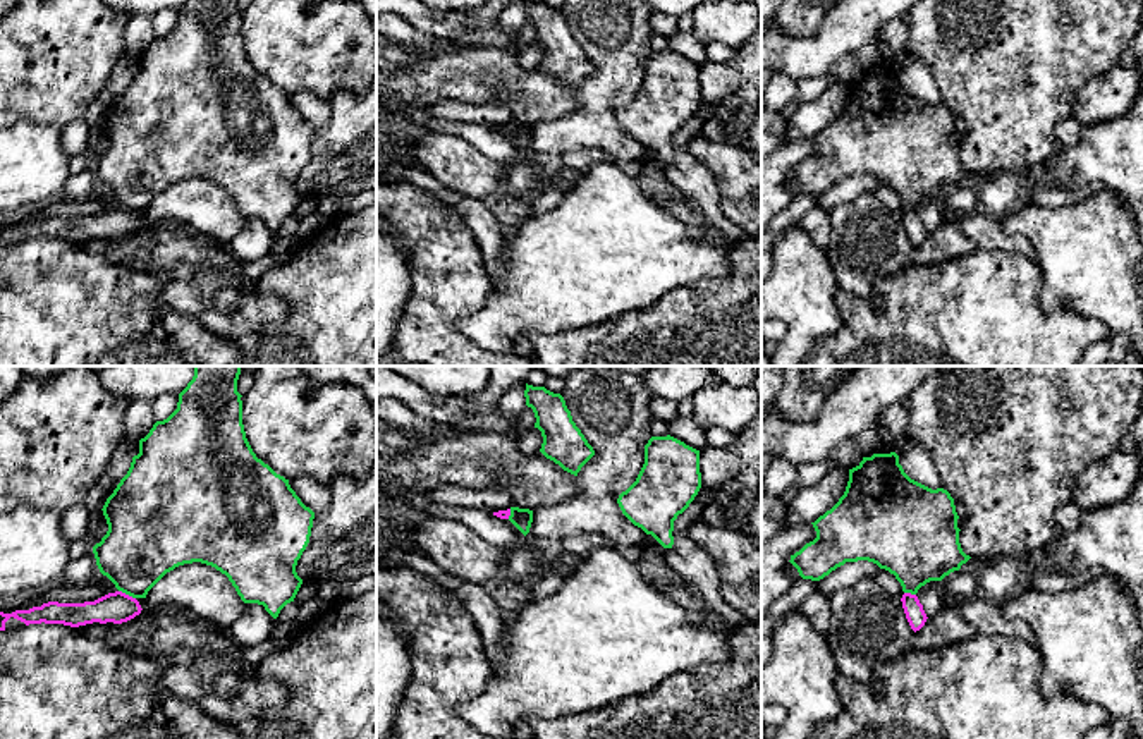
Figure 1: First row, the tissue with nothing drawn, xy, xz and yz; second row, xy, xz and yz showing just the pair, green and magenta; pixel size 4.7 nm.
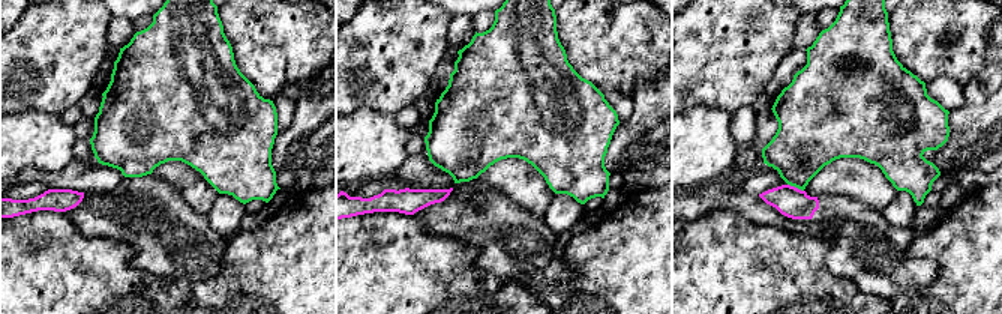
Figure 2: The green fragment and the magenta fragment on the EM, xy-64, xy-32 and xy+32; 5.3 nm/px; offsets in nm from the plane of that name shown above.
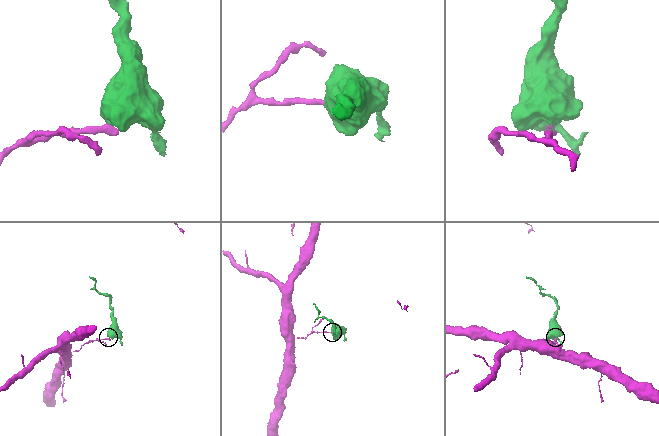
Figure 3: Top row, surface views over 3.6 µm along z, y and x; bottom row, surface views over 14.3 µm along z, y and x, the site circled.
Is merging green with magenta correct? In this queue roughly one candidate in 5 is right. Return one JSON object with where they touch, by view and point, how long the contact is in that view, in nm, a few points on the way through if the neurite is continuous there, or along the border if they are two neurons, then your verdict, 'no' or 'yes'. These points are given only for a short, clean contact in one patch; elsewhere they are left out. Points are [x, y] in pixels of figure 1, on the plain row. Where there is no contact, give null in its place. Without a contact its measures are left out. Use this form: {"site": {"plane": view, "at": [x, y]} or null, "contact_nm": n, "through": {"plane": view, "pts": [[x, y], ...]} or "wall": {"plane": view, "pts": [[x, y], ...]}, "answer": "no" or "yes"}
{"site": {"plane": "xy", "at": [128, 208]}, "contact_nm": 90, "wall": {"plane": "xy", "pts": [[119, 205], [134, 213]]}, "answer": "no"}

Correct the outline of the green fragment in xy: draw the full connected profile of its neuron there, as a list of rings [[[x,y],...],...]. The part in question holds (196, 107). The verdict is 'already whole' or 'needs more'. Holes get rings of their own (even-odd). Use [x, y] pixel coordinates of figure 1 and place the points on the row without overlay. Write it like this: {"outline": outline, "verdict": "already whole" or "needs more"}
{"outline": [[[187,0],[177,24],[139,55],[139,69],[101,124],[108,146],[93,162],[100,187],[119,206],[146,213],[167,187],[201,177],[225,189],[244,218],[263,220],[273,234],[294,217],[303,199],[296,180],[315,127],[253,67],[241,12],[237,0]]], "verdict": "already whole"}

